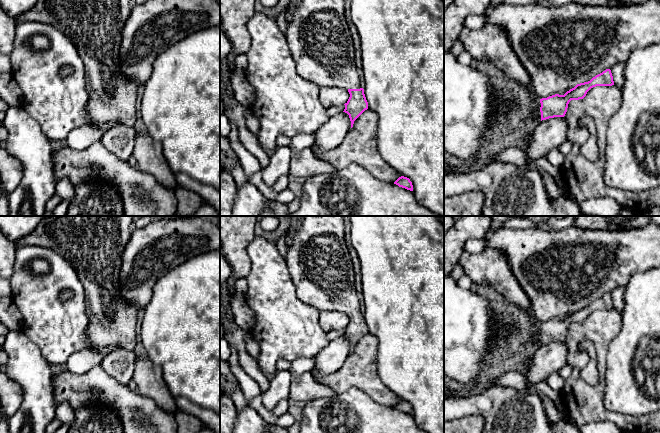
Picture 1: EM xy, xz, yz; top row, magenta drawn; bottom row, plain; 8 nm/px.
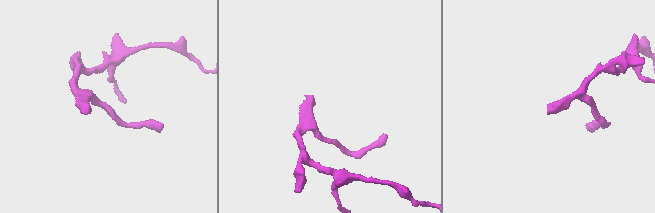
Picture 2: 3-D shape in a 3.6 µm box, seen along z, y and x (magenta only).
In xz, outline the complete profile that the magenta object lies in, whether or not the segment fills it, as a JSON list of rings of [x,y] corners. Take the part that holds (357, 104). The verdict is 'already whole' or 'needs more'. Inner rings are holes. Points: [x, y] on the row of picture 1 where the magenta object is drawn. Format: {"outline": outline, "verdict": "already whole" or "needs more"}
{"outline": [[[299,0],[293,9],[292,19],[288,22],[286,39],[288,47],[296,62],[298,74],[319,87],[341,87],[347,89],[350,97],[344,104],[343,112],[349,115],[351,128],[354,121],[368,109],[364,89],[360,86],[360,77],[355,64],[355,53],[352,36],[345,17],[345,0]]], "verdict": "needs more"}

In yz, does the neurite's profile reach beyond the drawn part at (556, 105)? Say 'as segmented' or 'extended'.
extended

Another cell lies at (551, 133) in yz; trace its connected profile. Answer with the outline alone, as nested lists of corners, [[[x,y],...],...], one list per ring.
[[[554,117],[540,121],[535,127],[529,146],[525,152],[529,163],[523,169],[535,168],[533,160],[546,158],[550,151],[567,141],[568,123],[564,117]]]

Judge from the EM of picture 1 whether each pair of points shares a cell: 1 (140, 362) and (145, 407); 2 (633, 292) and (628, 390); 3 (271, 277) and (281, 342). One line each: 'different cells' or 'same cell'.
1: different cells
2: same cell
3: same cell

